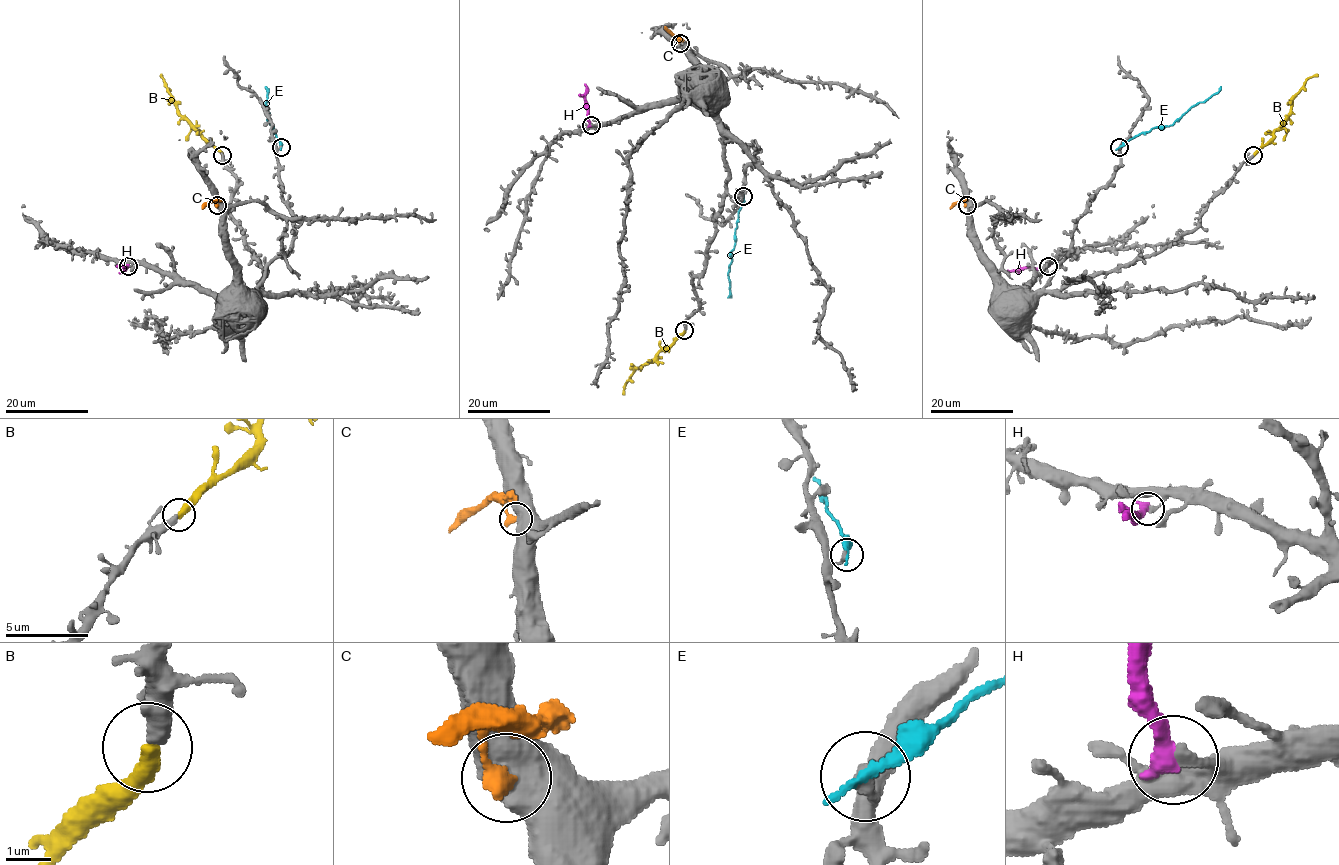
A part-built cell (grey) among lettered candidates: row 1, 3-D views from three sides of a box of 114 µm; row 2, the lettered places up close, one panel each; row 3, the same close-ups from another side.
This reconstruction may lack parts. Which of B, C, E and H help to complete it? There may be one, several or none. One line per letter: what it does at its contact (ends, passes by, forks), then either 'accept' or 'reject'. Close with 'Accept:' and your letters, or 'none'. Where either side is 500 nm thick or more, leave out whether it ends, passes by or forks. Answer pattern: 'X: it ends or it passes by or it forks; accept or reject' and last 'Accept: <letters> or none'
B: it ends; accept
C: reject
E: it ends; reject
H: it ends; reject
Accept: B

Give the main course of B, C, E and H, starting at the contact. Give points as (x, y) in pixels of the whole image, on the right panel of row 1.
B: (1253, 155), (1273, 136), (1290, 113), (1293, 97), (1308, 78), (1318, 74)
C: (967, 205), (959, 200), (950, 208)
E: (1119, 147), (1152, 128), (1169, 126), (1191, 107), (1216, 94), (1221, 86)
H: (1048, 266), (1008, 270)

